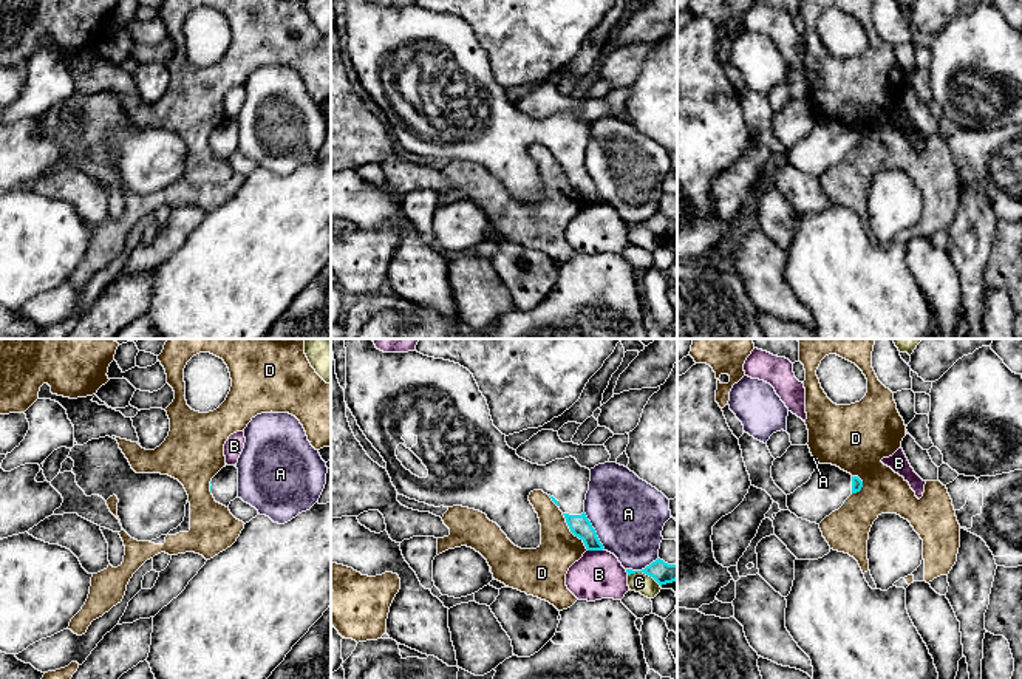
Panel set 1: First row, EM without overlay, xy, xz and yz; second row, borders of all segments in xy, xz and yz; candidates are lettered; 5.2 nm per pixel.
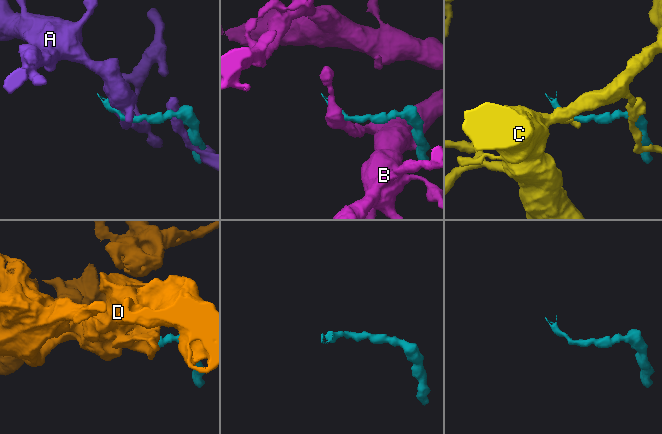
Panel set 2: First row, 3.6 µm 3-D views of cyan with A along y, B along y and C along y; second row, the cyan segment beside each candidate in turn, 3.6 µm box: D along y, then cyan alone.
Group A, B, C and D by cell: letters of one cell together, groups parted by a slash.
A / B / C / D

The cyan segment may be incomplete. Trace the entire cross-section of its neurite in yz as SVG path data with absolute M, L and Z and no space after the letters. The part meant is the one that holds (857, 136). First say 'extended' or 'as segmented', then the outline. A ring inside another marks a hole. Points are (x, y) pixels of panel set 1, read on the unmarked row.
extended; M818 118L810 133L787 148L787 161L798 172L819 178L861 141L858 130L832 118Z

